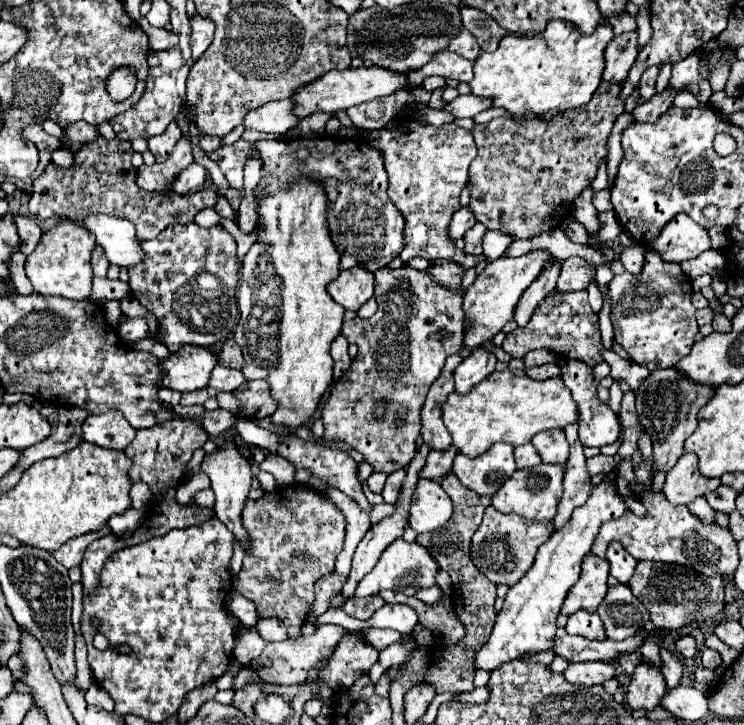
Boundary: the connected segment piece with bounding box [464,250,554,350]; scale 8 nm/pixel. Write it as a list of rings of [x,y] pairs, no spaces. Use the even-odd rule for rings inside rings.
[[[532,250],[518,258],[498,258],[494,262],[488,262],[484,272],[480,272],[474,280],[474,284],[464,294],[464,316],[472,320],[472,328],[464,334],[464,344],[468,348],[478,348],[482,342],[492,340],[506,322],[514,318],[514,308],[522,296],[522,292],[536,280],[548,262],[552,262],[554,256],[546,250]]]

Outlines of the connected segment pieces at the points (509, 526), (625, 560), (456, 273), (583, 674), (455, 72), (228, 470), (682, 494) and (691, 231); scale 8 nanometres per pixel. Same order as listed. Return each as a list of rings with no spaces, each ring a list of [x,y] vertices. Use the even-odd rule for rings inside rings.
[[[488,506],[484,510],[484,520],[472,538],[472,560],[476,568],[494,584],[514,586],[534,564],[536,550],[554,534],[554,526],[548,520],[526,520],[514,514],[500,514],[496,508]]]
[[[610,544],[606,552],[606,560],[610,562],[610,574],[618,578],[622,584],[628,584],[628,580],[634,574],[636,560],[622,548],[622,544]]]
[[[438,260],[438,262],[428,270],[428,274],[430,274],[434,280],[438,280],[440,284],[444,284],[444,286],[454,288],[456,292],[460,292],[460,280],[462,280],[462,276],[464,276],[464,270],[458,268],[456,262],[452,262],[452,260]]]
[[[572,662],[564,670],[564,678],[572,684],[596,686],[616,676],[616,668],[610,662]]]
[[[438,52],[434,60],[430,60],[422,68],[408,74],[409,88],[422,86],[427,76],[438,75],[442,78],[456,78],[460,82],[472,80],[472,62],[466,58],[460,58],[450,52]]]
[[[226,442],[224,446],[220,446],[214,454],[206,454],[204,462],[202,462],[202,470],[210,476],[212,480],[212,490],[216,494],[216,504],[214,504],[214,514],[218,520],[222,520],[226,524],[226,528],[234,534],[234,540],[240,544],[240,548],[244,552],[250,552],[252,542],[250,536],[242,524],[242,510],[250,492],[250,480],[252,480],[252,470],[250,470],[250,462],[246,458],[242,458],[242,454],[238,452],[238,448],[232,442]]]
[[[684,454],[682,460],[678,460],[678,464],[666,474],[666,482],[664,482],[662,492],[666,494],[668,502],[672,502],[672,504],[690,504],[694,498],[704,496],[704,494],[716,490],[718,486],[720,486],[720,478],[704,478],[700,474],[700,470],[698,470],[698,456]]]
[[[678,214],[662,228],[660,236],[654,242],[650,242],[650,248],[660,252],[662,260],[680,264],[684,260],[700,256],[712,246],[706,228],[696,224],[686,214]]]

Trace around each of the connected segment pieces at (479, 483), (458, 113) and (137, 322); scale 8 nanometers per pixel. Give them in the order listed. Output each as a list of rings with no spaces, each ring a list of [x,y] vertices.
[[[498,442],[478,458],[458,454],[452,466],[454,476],[472,492],[480,496],[494,496],[498,488],[516,472],[514,448]]]
[[[458,96],[456,100],[446,104],[446,112],[450,112],[454,118],[474,118],[478,112],[488,110],[490,108],[490,100],[482,98],[482,96]]]
[[[128,318],[118,326],[118,336],[126,344],[134,344],[134,340],[148,338],[148,326],[144,318]]]

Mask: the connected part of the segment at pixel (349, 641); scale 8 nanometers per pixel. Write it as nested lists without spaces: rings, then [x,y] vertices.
[[[346,632],[338,642],[330,664],[320,672],[322,684],[328,688],[346,688],[354,684],[362,672],[368,672],[376,660],[378,650],[362,640],[362,632]]]

